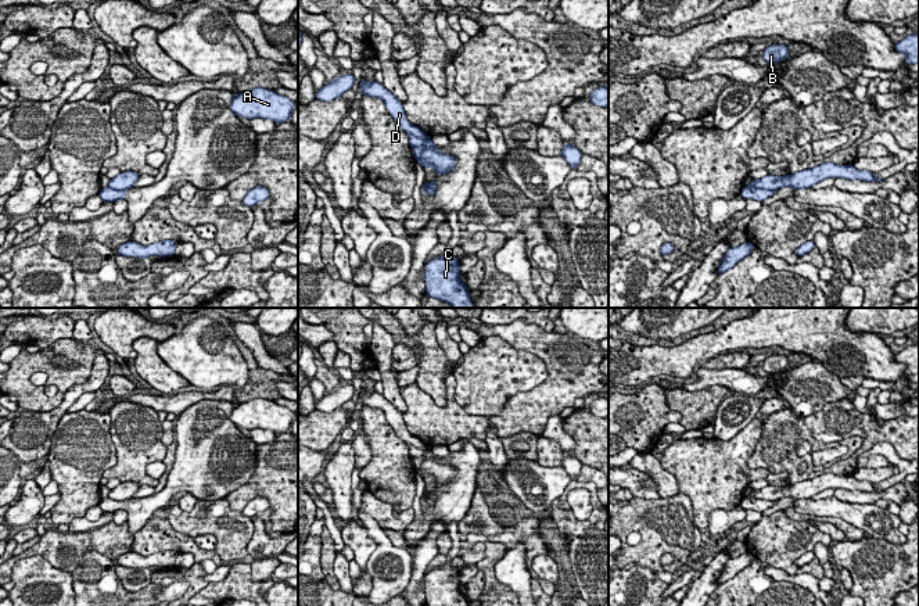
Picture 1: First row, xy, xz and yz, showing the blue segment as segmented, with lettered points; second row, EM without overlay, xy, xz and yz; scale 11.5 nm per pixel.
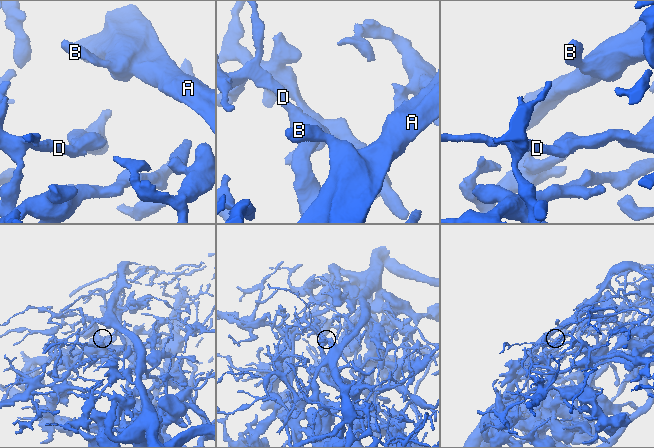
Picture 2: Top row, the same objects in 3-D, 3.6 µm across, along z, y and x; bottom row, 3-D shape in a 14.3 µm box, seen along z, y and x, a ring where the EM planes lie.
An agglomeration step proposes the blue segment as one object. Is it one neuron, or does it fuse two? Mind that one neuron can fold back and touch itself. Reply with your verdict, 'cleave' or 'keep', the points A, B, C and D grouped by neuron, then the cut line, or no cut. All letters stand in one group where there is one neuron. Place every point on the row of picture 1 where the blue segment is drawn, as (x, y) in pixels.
cleave; A B C / D; cut in yz along (749, 185), (757, 189), (774, 190)

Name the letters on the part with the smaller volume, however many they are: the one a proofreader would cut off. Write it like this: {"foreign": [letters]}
{"foreign": ["D"]}

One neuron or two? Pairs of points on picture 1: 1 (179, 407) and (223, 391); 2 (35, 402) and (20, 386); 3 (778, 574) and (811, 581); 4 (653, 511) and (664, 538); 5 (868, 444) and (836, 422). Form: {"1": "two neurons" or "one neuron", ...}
{"1": "one neuron", "2": "one neuron", "3": "one neuron", "4": "one neuron", "5": "one neuron"}

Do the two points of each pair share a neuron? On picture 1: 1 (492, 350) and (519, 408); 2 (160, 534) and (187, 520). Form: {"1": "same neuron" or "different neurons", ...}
{"1": "different neurons", "2": "different neurons"}

